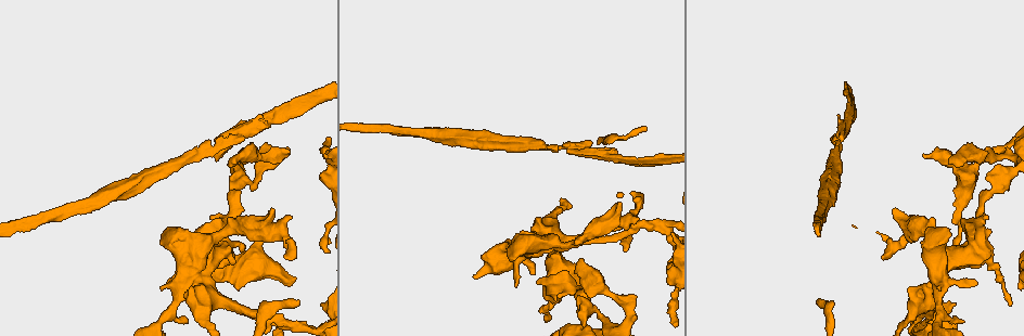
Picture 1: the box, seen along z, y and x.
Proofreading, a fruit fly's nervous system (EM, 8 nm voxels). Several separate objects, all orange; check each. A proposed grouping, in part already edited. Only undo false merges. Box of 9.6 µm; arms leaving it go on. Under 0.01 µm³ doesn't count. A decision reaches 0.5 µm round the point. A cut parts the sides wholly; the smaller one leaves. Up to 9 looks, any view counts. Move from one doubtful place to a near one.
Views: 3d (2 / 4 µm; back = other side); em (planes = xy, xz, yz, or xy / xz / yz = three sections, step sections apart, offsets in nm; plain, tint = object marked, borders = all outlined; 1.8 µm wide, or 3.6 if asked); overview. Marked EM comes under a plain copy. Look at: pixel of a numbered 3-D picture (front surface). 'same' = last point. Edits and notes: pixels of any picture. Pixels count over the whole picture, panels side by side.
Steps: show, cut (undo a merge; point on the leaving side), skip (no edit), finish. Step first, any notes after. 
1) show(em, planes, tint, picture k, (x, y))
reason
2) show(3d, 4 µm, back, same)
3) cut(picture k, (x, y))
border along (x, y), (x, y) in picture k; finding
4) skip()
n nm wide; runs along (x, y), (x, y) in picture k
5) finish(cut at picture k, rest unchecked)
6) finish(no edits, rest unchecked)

show(3d, 2 µm, picture 1, (647, 158))
touches itself

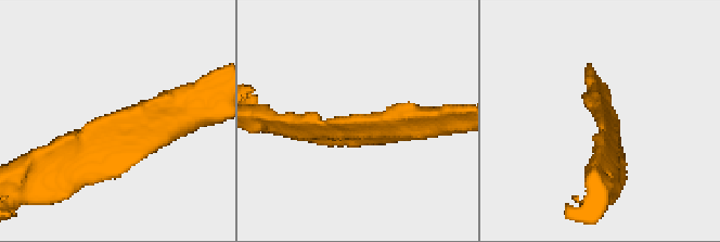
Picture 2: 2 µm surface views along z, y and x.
show(em, planes, tint, picture 2, (113, 114))

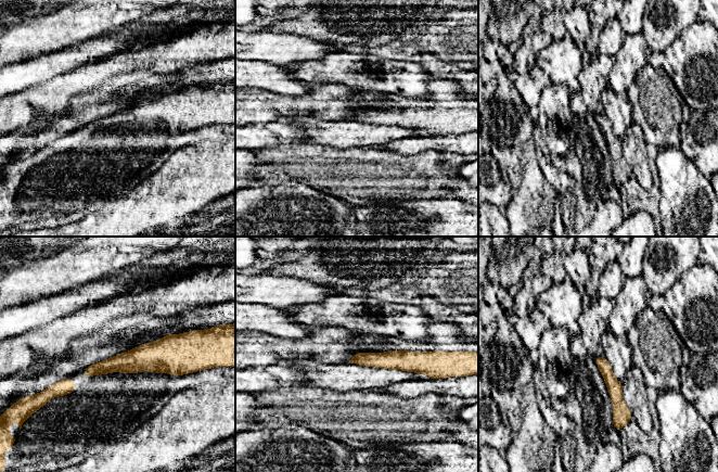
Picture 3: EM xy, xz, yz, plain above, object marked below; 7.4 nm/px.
skip()
runs along (179, 353), (117, 362), (87, 372) in picture 3; continuous, no second neuron

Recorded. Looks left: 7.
show(3d, 2 µm, picture 1, (180, 288))
four-way junction

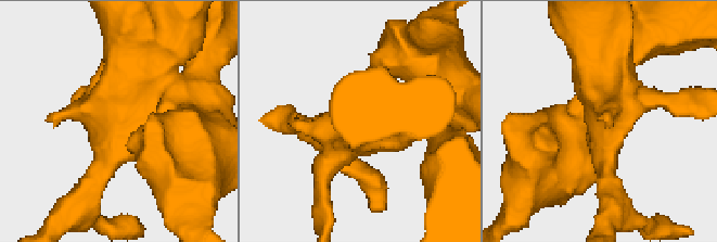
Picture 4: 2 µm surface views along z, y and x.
show(em, planes, tint, picture 4, (602, 123))
need the tissue

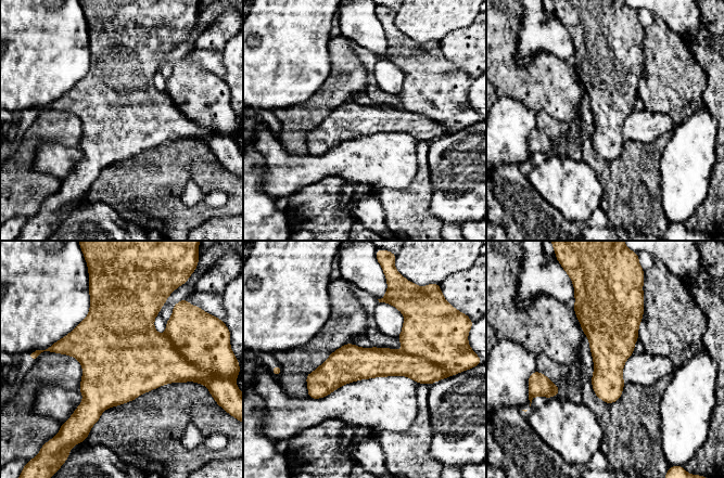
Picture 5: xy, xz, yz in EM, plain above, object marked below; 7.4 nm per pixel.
cut(picture 5, (201, 338))
border along (164, 334), (174, 348), (197, 366) in picture 5; a second neuron is stuck on

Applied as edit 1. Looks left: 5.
show(overview)

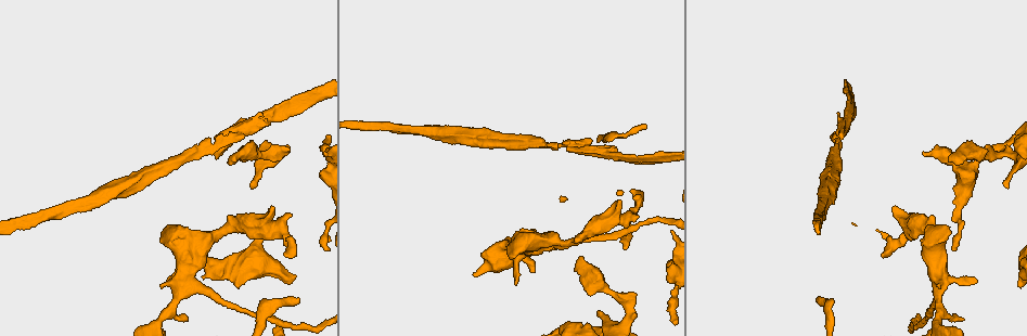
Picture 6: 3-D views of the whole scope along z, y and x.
show(3d, 2 µm, picture 6, (910, 227))
a fork

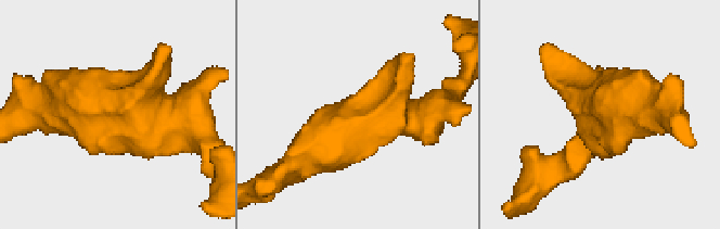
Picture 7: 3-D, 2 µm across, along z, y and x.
show(em, xz, step 16, tint, picture 7, (372, 117))

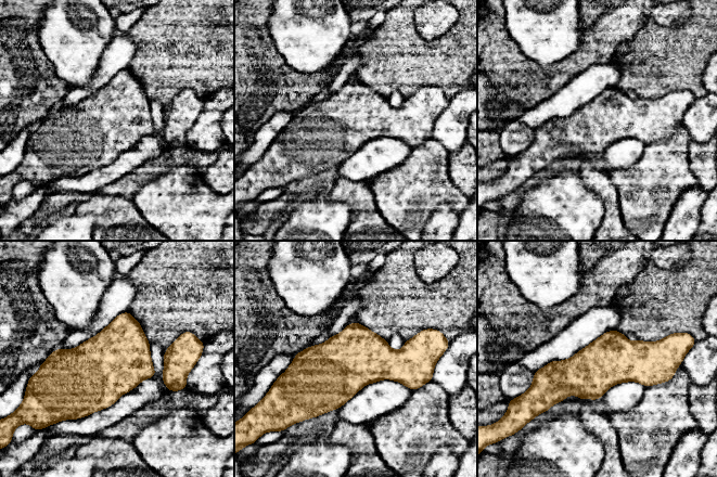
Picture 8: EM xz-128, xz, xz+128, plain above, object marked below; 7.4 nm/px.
skip()
continuous, no second neuron

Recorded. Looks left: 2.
show(em, 3.6 µm, planes, tint, picture 6, (986, 155))
thick turns thin

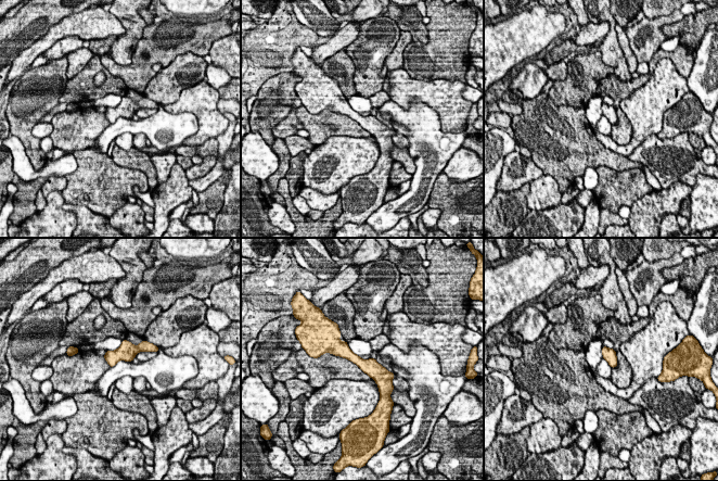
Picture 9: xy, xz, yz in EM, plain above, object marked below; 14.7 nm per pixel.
skip()
runs along (333, 350), (388, 376) in picture 9; one neuron here

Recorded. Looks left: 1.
finish(cut at picture 5, rest unchecked)

